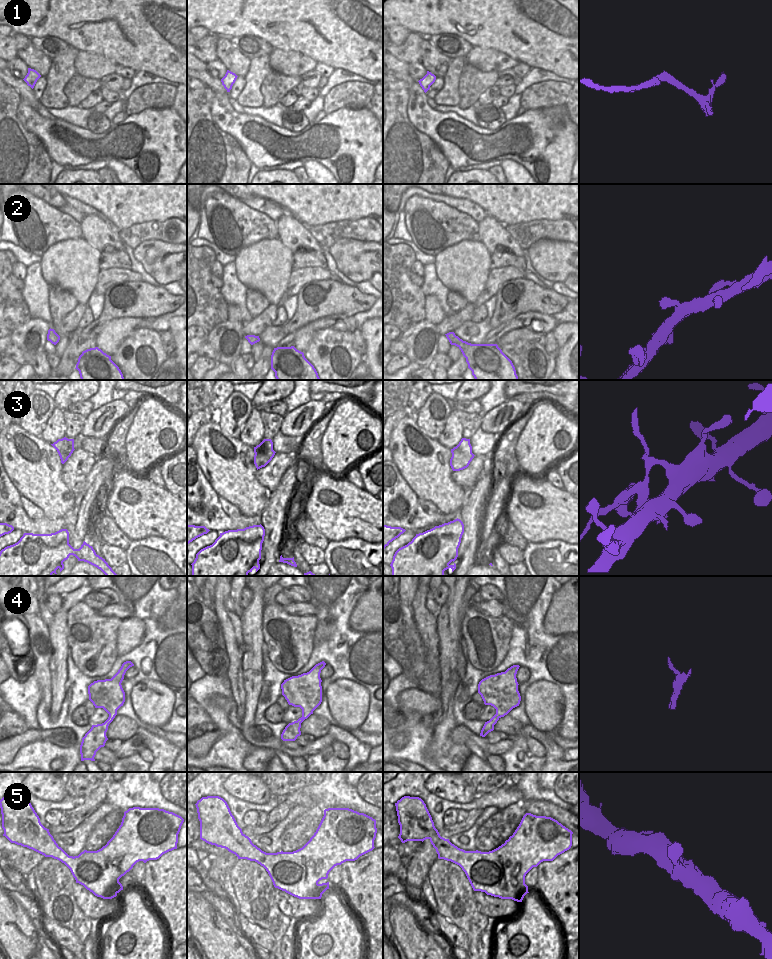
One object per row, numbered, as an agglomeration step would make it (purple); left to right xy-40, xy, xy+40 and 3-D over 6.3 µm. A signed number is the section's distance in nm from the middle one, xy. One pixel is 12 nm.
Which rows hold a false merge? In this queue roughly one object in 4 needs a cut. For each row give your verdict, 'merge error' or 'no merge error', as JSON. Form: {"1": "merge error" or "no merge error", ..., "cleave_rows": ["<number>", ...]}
{"1": "no merge error", "2": "no merge error", "3": "merge error", "4": "no merge error", "5": "no merge error", "cleave_rows": ["3"]}

